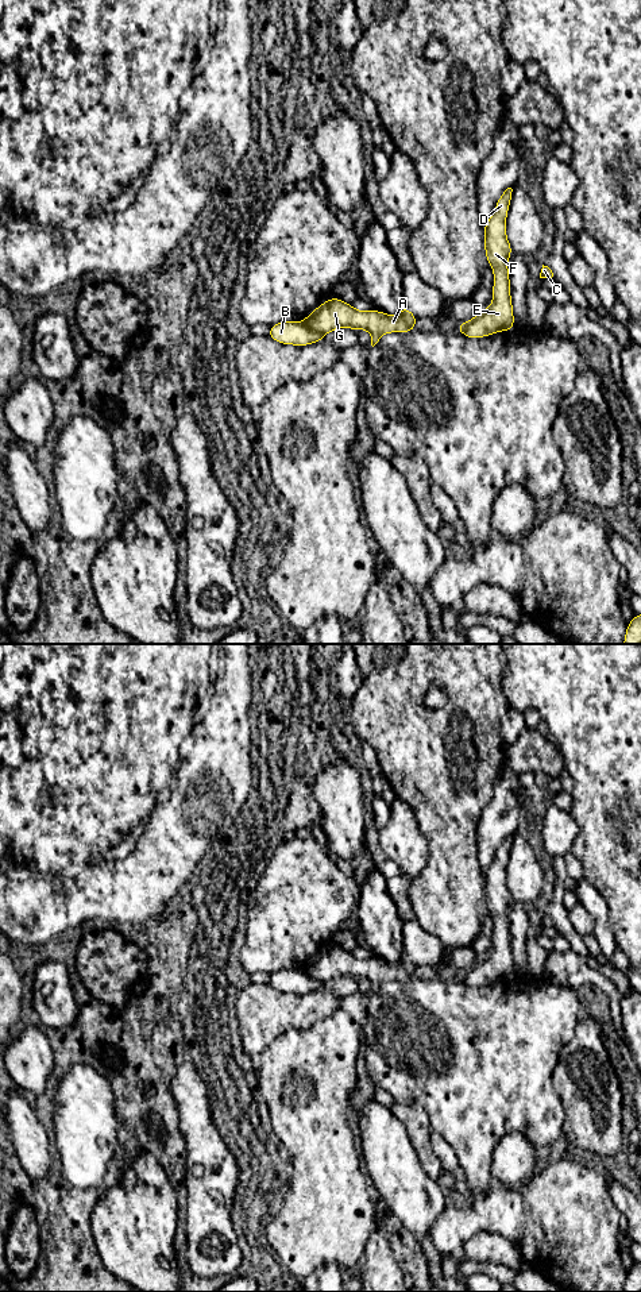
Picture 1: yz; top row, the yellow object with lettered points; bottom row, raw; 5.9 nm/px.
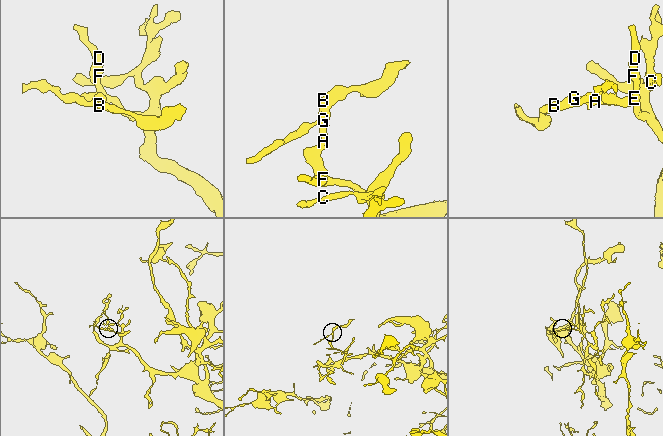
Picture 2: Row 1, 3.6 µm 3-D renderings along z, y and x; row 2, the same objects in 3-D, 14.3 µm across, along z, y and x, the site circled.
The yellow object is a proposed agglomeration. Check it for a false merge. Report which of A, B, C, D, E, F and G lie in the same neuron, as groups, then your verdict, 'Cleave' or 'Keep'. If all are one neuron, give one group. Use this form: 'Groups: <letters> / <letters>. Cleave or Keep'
Groups: A C D E F G / B. Cleave

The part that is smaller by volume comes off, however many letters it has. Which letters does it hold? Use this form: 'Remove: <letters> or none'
Remove: B

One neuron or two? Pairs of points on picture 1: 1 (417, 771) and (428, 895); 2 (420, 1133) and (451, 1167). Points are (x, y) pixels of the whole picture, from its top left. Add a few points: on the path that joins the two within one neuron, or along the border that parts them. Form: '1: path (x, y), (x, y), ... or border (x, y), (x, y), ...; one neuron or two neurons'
1: path (441, 802), (441, 864); one neuron
2: border (431, 1130), (431, 1149), (443, 1171); two neurons

